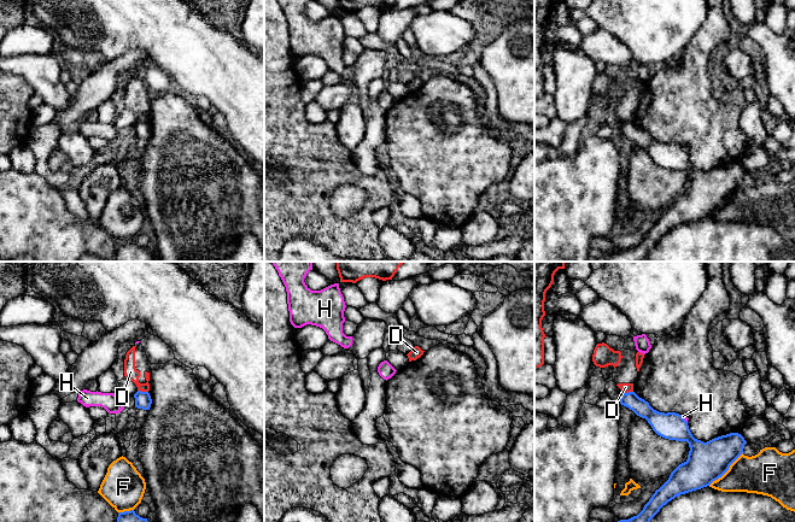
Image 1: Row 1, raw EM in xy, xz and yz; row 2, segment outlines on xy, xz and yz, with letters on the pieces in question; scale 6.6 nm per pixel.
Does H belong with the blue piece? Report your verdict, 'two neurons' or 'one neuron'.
two neurons

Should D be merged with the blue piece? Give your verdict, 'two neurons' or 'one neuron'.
two neurons

